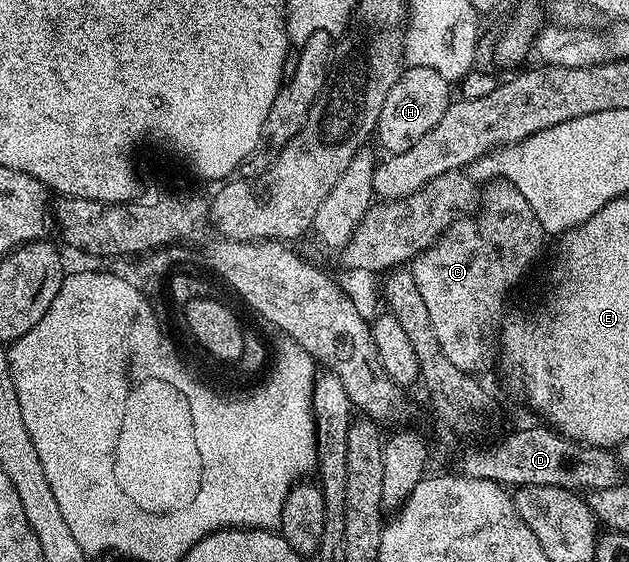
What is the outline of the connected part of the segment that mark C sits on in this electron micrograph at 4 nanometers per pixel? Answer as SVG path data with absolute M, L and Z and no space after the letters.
M492 179L485 185L488 186L485 189L483 186L478 212L456 218L429 249L419 253L410 263L414 283L418 283L418 292L426 302L426 311L430 311L430 324L434 326L442 352L450 363L454 363L454 367L458 367L458 371L473 375L480 375L491 365L493 368L498 357L498 326L505 316L504 304L508 301L508 292L527 275L528 268L535 263L546 240L538 215L534 215L534 207L526 203L518 187L503 179Z

